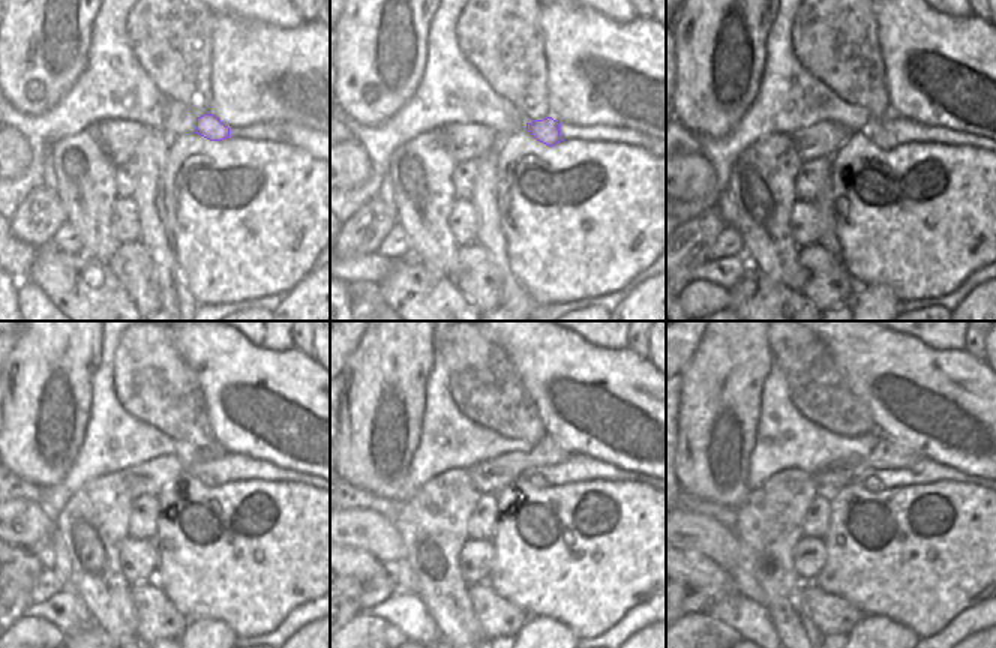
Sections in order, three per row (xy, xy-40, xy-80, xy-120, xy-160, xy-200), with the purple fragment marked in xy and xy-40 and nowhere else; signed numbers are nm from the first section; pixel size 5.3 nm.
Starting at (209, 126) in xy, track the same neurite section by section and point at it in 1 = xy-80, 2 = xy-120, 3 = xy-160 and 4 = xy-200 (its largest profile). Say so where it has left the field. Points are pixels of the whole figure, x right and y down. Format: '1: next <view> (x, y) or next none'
1: next xy-80 (875, 131)
2: next xy-120 (198, 471)
3: next xy-160 (536, 480)
4: next xy-200 (866, 480)

